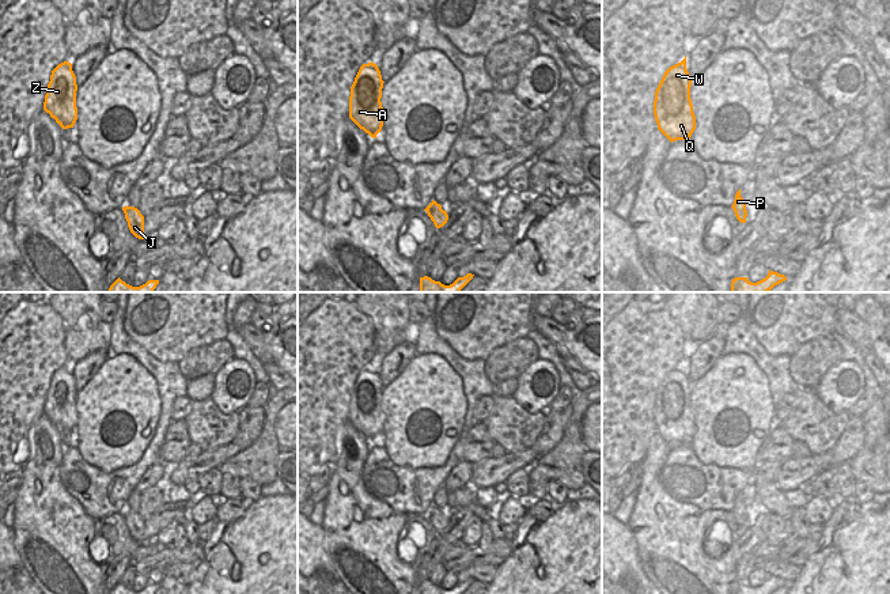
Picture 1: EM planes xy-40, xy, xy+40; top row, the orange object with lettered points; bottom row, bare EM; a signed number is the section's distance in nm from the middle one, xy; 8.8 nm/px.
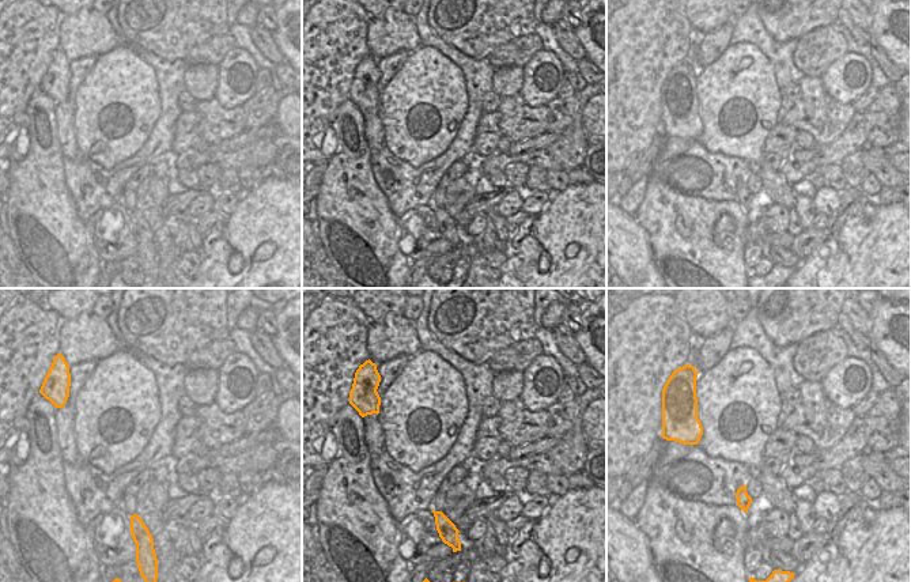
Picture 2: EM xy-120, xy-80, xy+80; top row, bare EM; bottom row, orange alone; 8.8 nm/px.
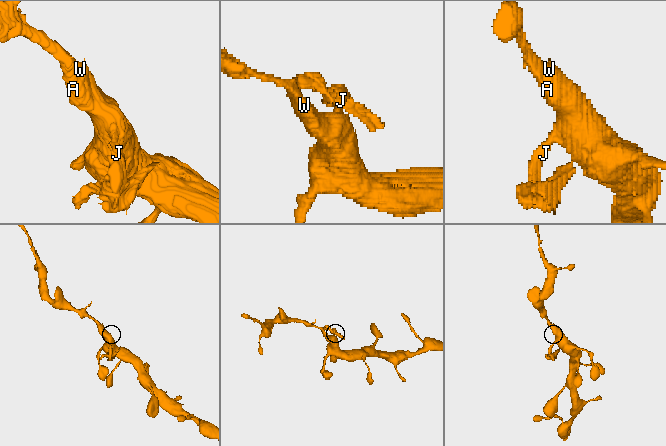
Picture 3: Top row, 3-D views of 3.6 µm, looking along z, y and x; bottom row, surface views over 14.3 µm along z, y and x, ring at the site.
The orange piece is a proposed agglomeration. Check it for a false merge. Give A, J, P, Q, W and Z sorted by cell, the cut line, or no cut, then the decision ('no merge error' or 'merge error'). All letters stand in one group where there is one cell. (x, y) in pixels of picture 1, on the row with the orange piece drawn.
A P Q W Z / J | xy+40 (745, 208), (734, 211) | merge error

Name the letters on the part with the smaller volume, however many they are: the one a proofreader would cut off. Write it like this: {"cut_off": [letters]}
{"cut_off": ["J"]}

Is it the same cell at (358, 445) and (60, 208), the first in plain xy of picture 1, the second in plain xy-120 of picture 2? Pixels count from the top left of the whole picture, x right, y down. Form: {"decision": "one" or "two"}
{"decision": "one"}

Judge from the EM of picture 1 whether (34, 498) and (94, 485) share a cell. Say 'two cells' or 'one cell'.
two cells

